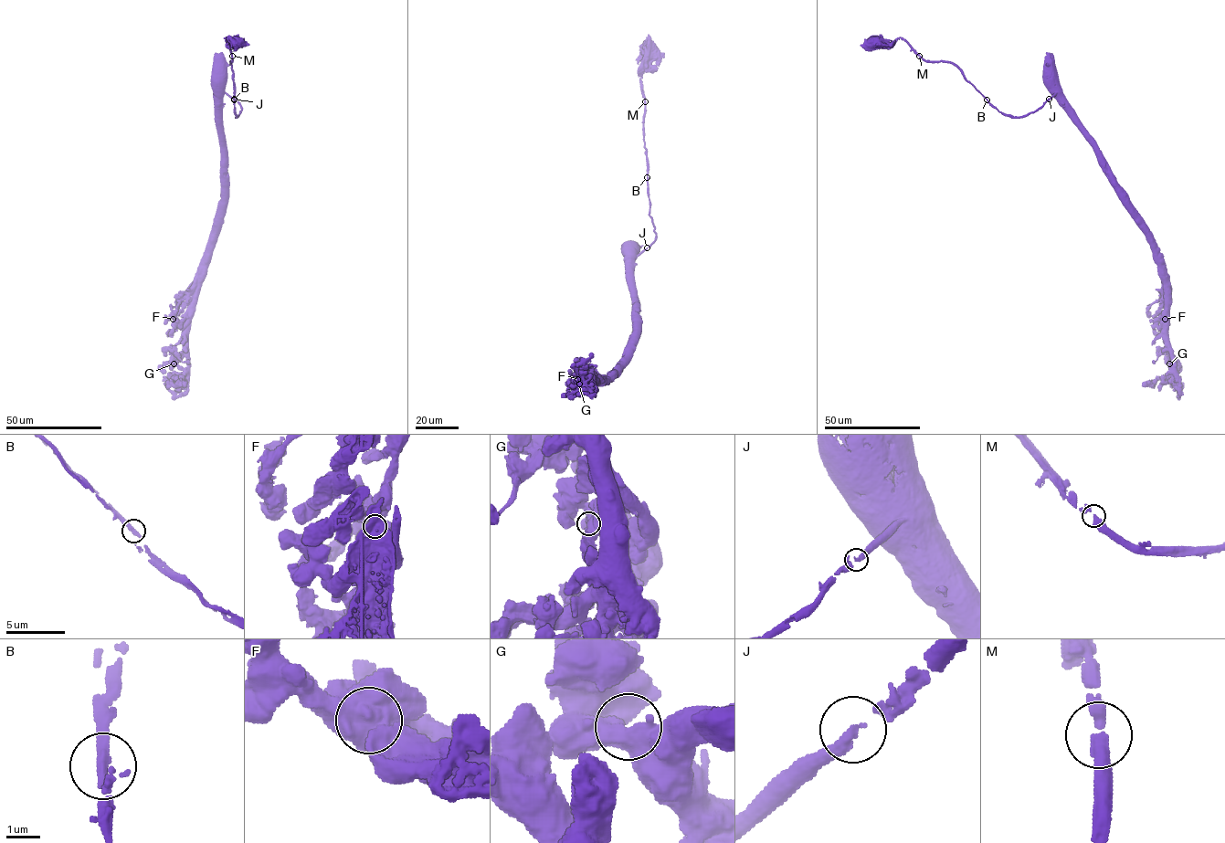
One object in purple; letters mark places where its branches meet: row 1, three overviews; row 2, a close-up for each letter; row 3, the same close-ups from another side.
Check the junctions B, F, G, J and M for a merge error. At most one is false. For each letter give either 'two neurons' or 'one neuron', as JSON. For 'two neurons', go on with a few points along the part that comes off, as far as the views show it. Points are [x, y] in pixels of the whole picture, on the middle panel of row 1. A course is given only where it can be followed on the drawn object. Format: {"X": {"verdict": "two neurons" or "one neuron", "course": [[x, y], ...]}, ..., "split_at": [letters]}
{"B": {"verdict": "one neuron"}, "F": {"verdict": "one neuron"}, "G": {"verdict": "one neuron"}, "J": {"verdict": "one neuron"}, "M": {"verdict": "one neuron"}, "split_at": []}

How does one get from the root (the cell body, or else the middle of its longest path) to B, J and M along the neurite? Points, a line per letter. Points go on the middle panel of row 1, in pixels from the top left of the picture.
B: (622, 358), (633, 336), (633, 259), (652, 244), (655, 237), (649, 215), (647, 177)
J: (622, 358), (633, 336), (633, 259), (647, 247)
M: (622, 358), (633, 336), (633, 259), (652, 244), (655, 237), (649, 215), (643, 141), (645, 101)

